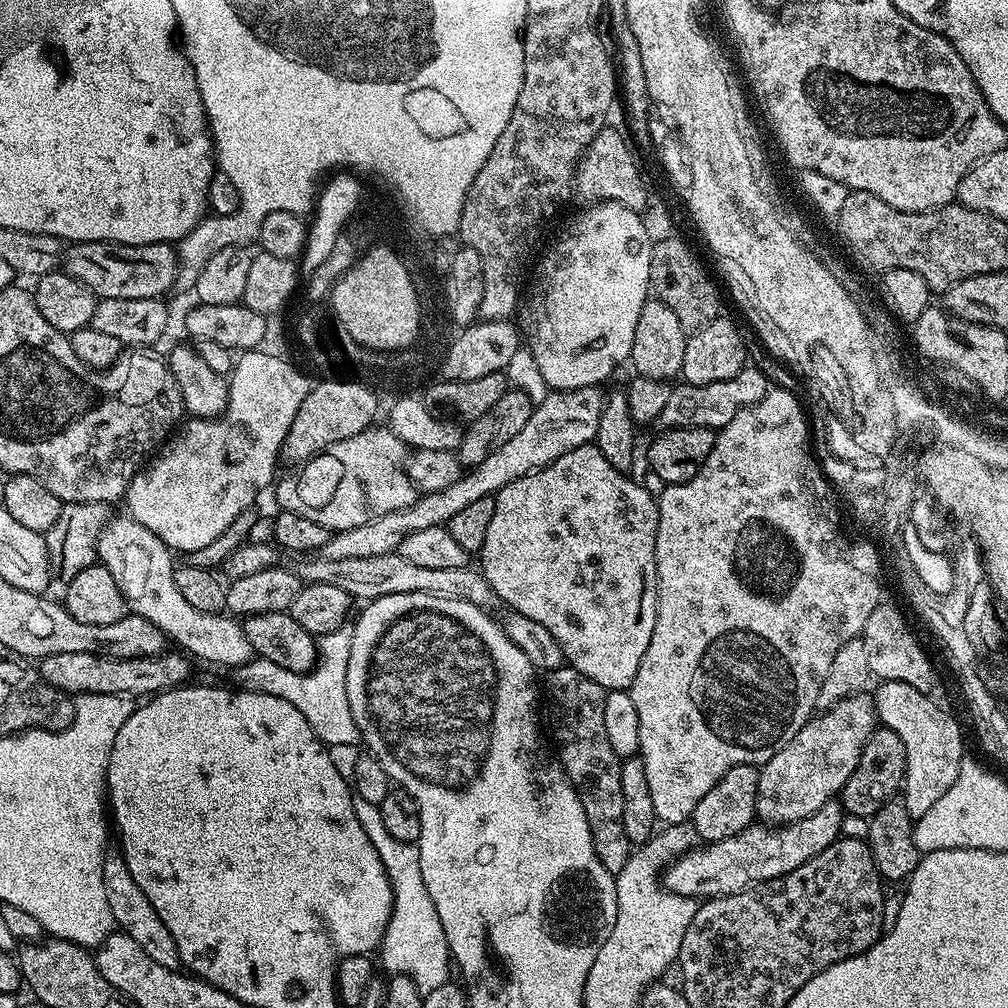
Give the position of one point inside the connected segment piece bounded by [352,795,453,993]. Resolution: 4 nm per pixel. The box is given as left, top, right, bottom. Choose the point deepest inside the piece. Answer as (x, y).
(414, 944)

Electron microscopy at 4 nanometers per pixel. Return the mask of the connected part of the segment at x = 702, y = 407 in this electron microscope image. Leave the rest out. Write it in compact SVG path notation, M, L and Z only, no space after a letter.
M746 366L734 378L726 378L726 382L710 382L709 384L677 383L672 389L670 399L658 421L661 429L670 428L711 428L719 430L746 406L754 406L754 402L762 402L770 387L768 376L760 368Z

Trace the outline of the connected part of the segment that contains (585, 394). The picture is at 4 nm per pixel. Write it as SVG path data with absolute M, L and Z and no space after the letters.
M599 387L579 388L569 392L549 391L543 401L532 409L526 426L522 426L519 434L514 434L510 442L498 446L490 458L480 464L471 465L458 482L450 482L442 490L434 490L417 495L413 504L397 512L382 514L368 524L354 526L345 532L329 535L322 554L326 558L374 558L374 554L390 554L397 551L406 534L414 534L414 530L430 530L430 526L444 526L454 514L458 514L470 506L478 498L495 496L502 486L510 486L514 478L522 478L531 472L537 472L550 462L562 458L562 454L570 454L570 450L580 448L583 444L591 444L596 439L598 418L602 416L604 396Z

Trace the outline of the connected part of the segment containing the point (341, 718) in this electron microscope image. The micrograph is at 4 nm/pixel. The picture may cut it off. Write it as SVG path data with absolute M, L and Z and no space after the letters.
M351 627L335 628L319 637L318 663L312 671L295 672L278 666L278 662L253 658L231 673L231 683L245 692L274 694L274 698L290 702L290 706L294 706L302 713L302 718L310 722L310 730L314 730L316 737L325 746L336 749L344 748L347 744L359 745L362 737L354 722L354 714L350 714L350 702L346 698L346 662L350 658L351 641Z

